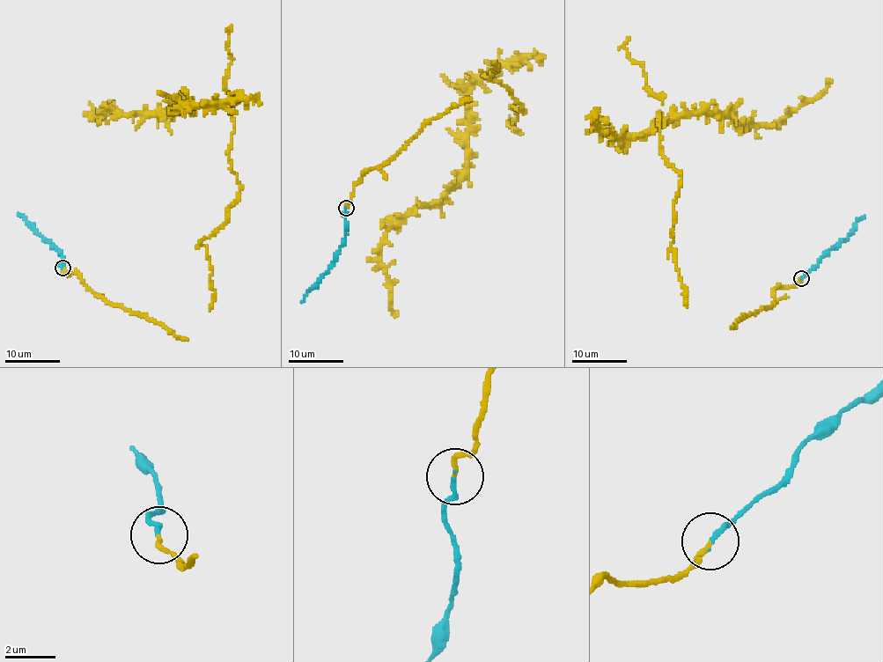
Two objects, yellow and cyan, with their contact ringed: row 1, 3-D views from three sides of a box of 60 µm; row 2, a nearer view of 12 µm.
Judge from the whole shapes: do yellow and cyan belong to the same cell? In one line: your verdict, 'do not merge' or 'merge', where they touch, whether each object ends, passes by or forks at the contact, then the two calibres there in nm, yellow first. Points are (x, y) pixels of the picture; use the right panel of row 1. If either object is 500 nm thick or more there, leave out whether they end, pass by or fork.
merge; place (801, 278); yellow ends; cyan ends; calibres 170 and 180 nm

